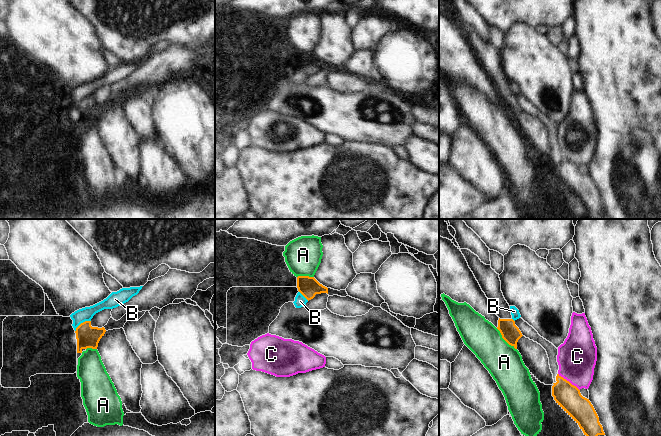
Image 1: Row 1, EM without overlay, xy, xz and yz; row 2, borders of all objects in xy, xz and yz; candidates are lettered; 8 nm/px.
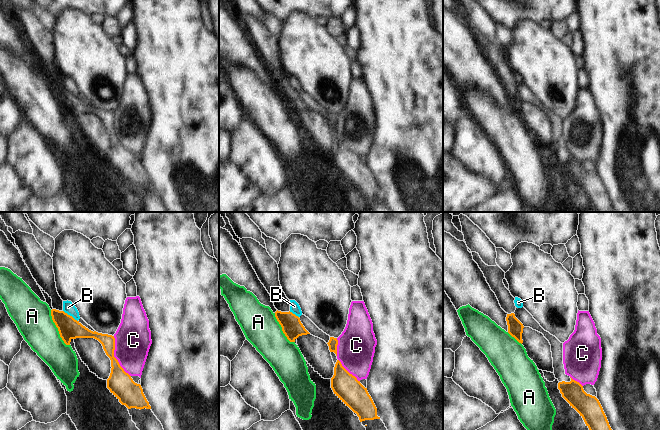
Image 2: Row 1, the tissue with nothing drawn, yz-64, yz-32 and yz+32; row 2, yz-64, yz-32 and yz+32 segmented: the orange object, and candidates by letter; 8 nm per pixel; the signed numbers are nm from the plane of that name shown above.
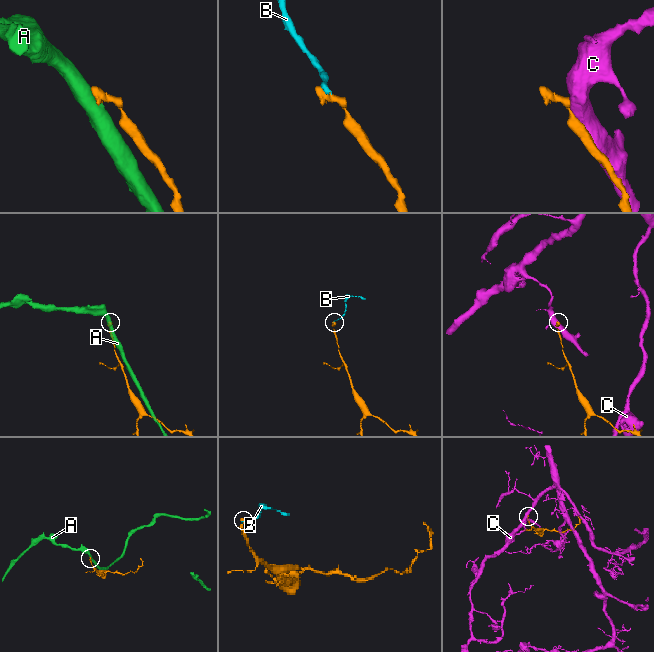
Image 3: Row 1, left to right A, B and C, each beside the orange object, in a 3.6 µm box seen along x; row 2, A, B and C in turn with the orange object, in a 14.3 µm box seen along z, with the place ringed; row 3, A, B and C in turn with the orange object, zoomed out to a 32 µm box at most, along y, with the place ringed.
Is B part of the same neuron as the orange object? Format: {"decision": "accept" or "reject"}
{"decision": "reject"}

